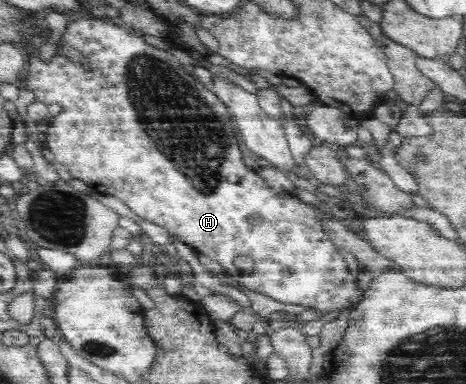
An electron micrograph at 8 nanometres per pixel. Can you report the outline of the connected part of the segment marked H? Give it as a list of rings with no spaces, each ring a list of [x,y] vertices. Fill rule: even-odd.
[[[69,18],[65,33],[62,35],[65,43],[69,47],[75,47],[82,55],[88,56],[88,66],[77,65],[71,59],[63,59],[63,55],[55,54],[50,61],[43,61],[39,57],[39,50],[31,48],[30,51],[25,51],[27,57],[26,69],[27,77],[23,85],[29,90],[35,92],[37,101],[45,104],[57,103],[61,105],[62,111],[55,117],[50,117],[47,121],[44,131],[46,134],[46,143],[49,151],[53,153],[55,161],[65,165],[71,177],[83,181],[89,187],[97,187],[99,193],[105,195],[113,195],[117,199],[121,199],[132,212],[137,216],[152,222],[155,225],[165,227],[173,237],[177,237],[181,242],[199,249],[204,256],[211,260],[218,261],[225,268],[226,277],[240,286],[257,292],[265,293],[265,296],[273,297],[281,303],[293,303],[293,305],[303,305],[309,309],[317,309],[317,311],[335,311],[335,309],[343,309],[347,305],[356,305],[360,301],[361,289],[357,287],[357,283],[353,281],[353,277],[349,275],[349,271],[345,269],[345,261],[341,257],[341,253],[335,249],[337,247],[334,242],[326,235],[324,231],[324,223],[322,223],[322,215],[320,215],[317,207],[309,203],[303,203],[299,198],[291,198],[291,196],[281,196],[273,186],[270,186],[257,173],[257,171],[247,168],[243,162],[243,153],[237,142],[235,123],[231,117],[229,108],[217,97],[217,94],[208,90],[197,80],[195,76],[191,76],[183,67],[183,63],[171,54],[171,50],[160,50],[153,45],[145,42],[143,35],[137,34],[135,31],[125,29],[123,26],[116,25],[104,21],[104,18],[93,18],[71,20]],[[259,213],[261,223],[259,225],[251,225],[249,217]],[[239,255],[251,255],[255,261],[255,269],[251,273],[247,273],[247,277],[241,275],[241,271],[237,269],[233,261]]]

